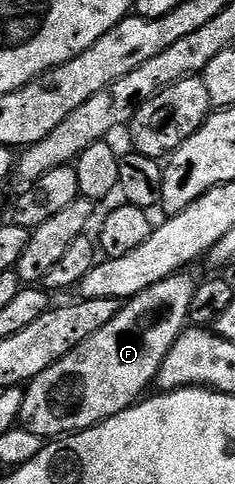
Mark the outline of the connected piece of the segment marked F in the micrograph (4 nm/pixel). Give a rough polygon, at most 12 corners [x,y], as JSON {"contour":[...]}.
{"contour":[[191,271],[142,290],[24,388],[20,424],[71,436],[155,385]]}

